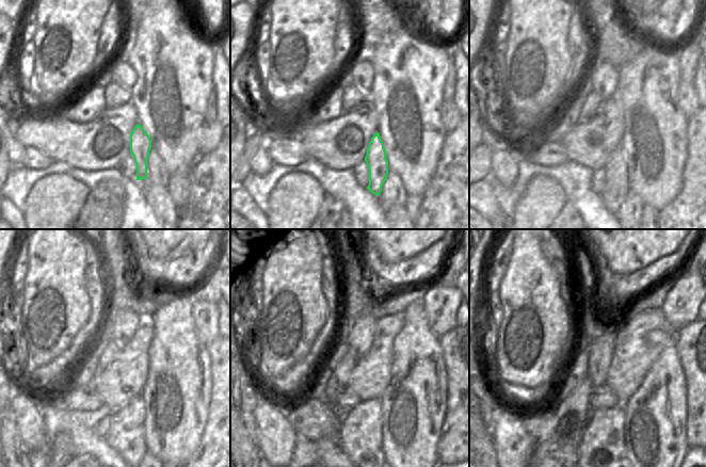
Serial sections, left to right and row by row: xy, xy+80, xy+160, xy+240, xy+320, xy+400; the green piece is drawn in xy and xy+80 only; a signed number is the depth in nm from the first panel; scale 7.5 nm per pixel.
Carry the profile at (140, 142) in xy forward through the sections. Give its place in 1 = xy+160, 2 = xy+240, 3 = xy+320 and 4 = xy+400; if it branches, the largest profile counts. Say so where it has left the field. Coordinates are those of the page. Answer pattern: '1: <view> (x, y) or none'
1: xy+160 (615, 188)
2: xy+240 (126, 435)
3: xy+320 (360, 432)
4: xy+400 (603, 445)

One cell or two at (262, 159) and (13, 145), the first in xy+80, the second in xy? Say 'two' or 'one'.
one

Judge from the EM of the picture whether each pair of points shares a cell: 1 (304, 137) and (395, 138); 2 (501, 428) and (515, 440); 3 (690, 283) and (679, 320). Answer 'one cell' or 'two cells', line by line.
1: two cells
2: one cell
3: one cell

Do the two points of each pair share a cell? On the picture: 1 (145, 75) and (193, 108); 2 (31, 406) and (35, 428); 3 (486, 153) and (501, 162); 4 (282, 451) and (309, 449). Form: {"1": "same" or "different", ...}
{"1": "same", "2": "same", "3": "different", "4": "different"}

